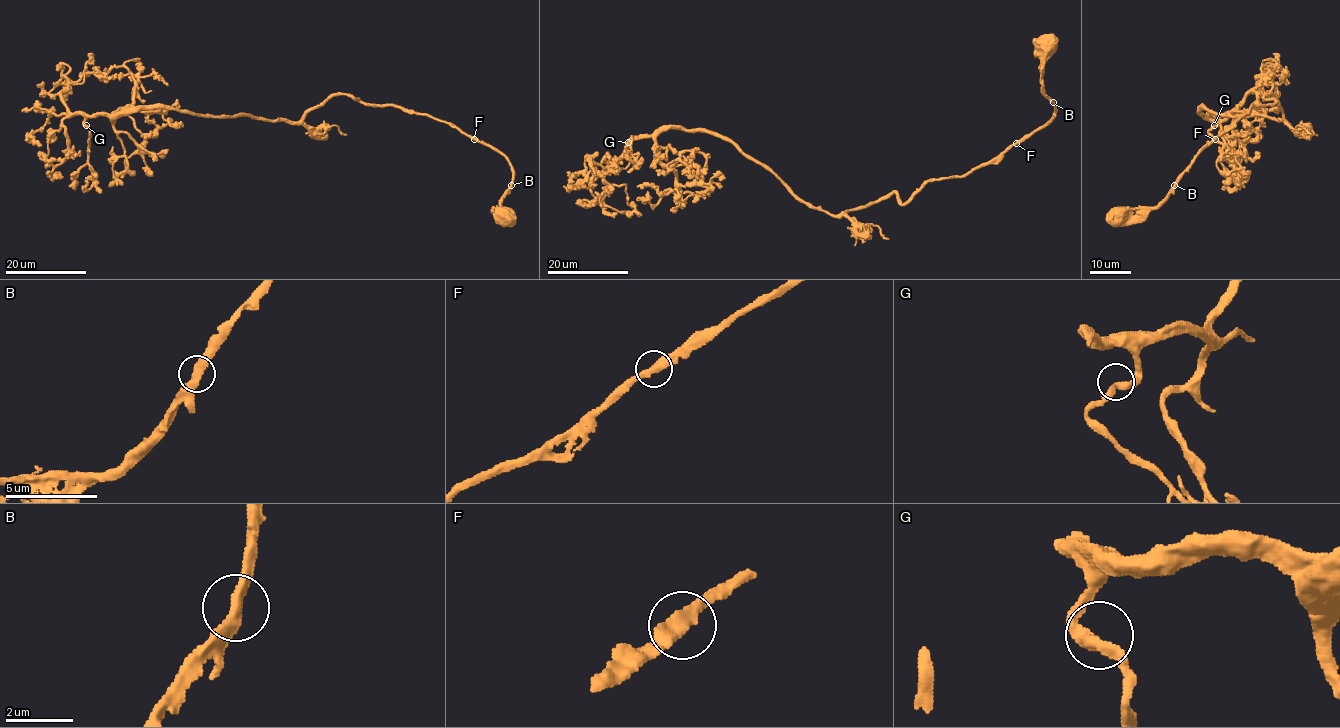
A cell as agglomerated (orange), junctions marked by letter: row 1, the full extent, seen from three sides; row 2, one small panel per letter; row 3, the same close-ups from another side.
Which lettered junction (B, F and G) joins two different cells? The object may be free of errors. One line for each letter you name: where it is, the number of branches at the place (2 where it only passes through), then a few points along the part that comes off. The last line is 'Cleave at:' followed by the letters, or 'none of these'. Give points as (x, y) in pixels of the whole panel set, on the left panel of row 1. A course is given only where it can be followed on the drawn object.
Cleave at: none of these

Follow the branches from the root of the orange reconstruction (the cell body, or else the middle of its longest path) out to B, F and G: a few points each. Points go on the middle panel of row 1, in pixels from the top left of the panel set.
B: (1046, 46), (1052, 45), (1053, 51), (1042, 68), (1042, 91), (1053, 102)
F: (1046, 46), (1052, 45), (1053, 51), (1042, 68), (1042, 91), (1054, 103), (1054, 115), (1045, 125), (1016, 143)
G: (1046, 46), (1053, 117), (902, 204), (894, 192), (830, 215), (700, 130), (628, 142)

